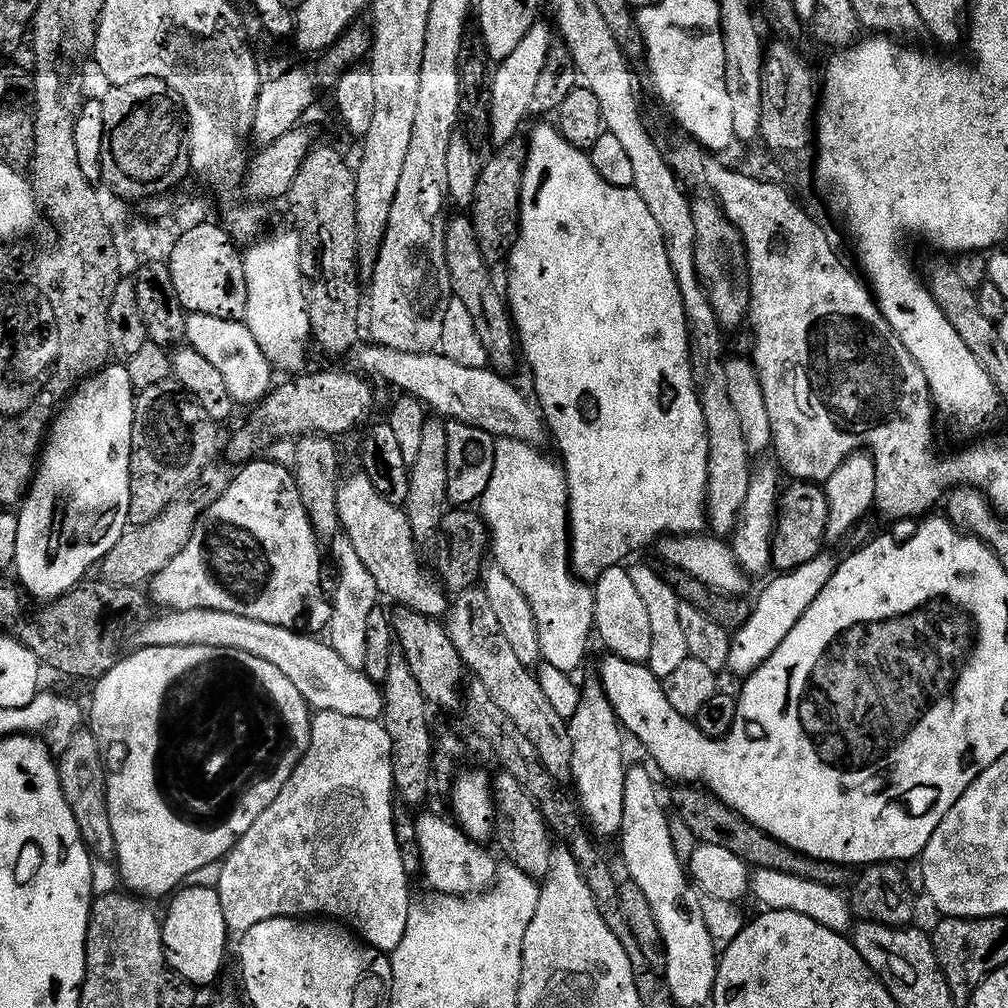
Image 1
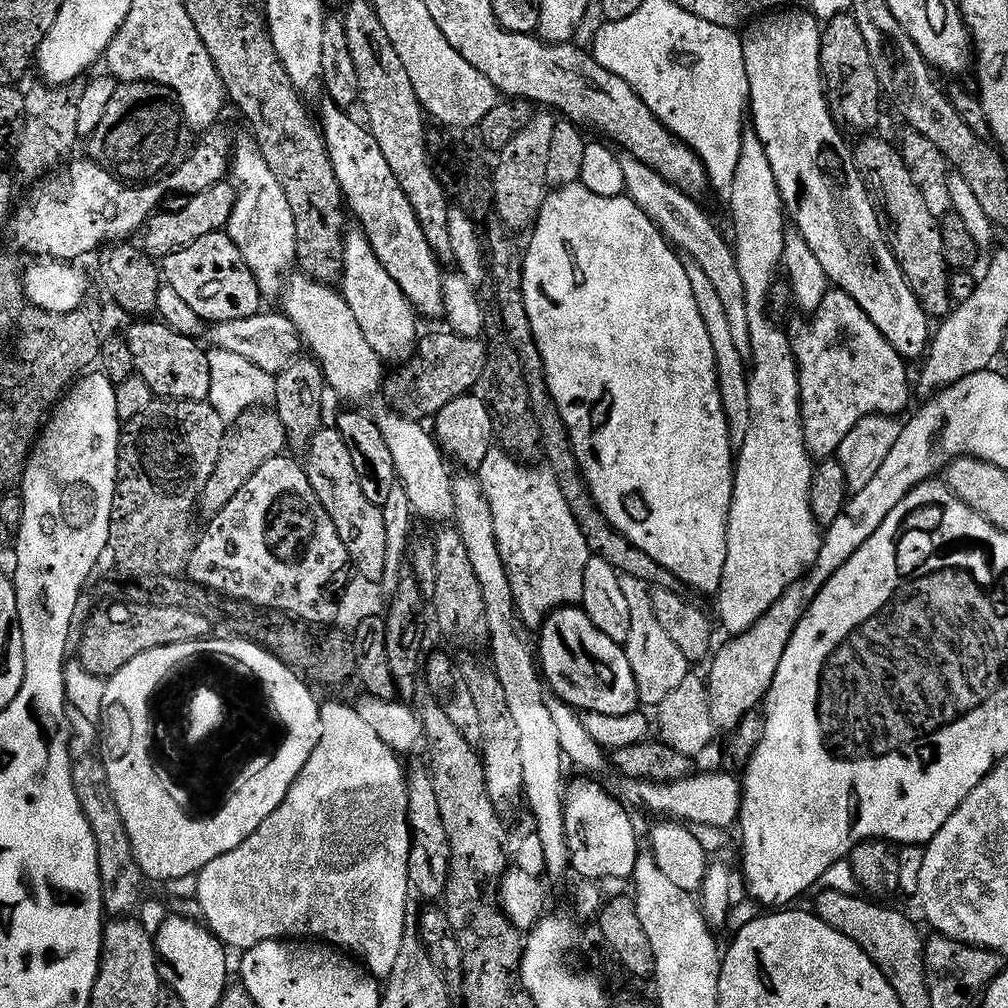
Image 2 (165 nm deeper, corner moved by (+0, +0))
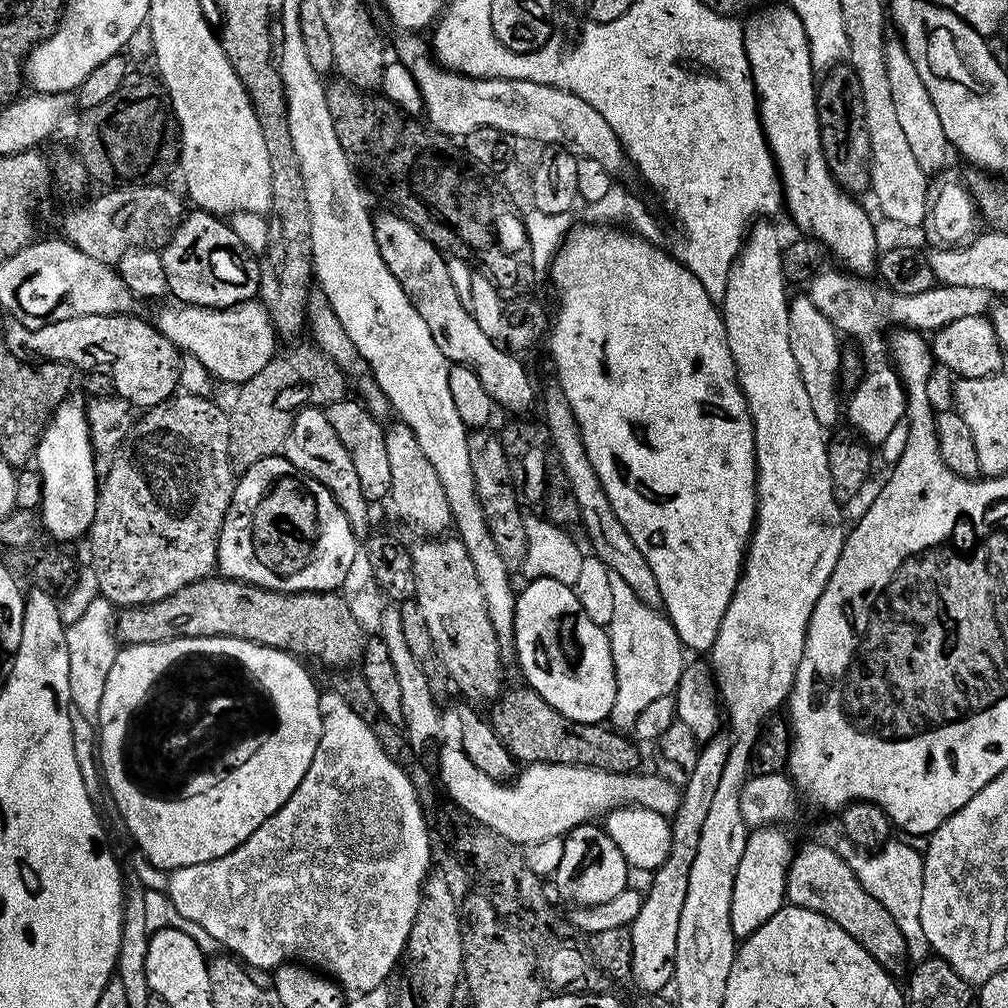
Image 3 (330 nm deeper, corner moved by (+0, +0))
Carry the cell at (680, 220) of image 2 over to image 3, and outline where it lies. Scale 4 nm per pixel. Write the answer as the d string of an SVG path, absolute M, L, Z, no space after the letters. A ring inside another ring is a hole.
M416 34L405 35L400 44L398 60L412 72L414 82L421 92L427 123L436 131L444 136L463 138L474 134L474 130L506 130L508 134L514 134L517 141L533 140L534 143L540 144L539 146L564 148L581 161L598 162L600 168L605 168L610 173L619 174L623 170L624 164L626 165L626 153L622 142L618 134L614 134L614 130L610 128L610 122L606 122L606 118L602 118L602 114L598 114L598 110L594 110L590 102L584 102L573 92L564 92L547 82L539 85L528 81L476 80L474 77L462 76L458 72L449 71L433 59L429 45L424 45L420 38Z

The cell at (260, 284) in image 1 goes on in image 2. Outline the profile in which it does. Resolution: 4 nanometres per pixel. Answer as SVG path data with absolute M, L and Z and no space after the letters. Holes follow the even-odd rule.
M247 139L235 141L234 155L230 161L230 176L239 192L226 231L229 238L234 242L234 246L238 246L242 258L246 258L246 262L260 287L261 297L279 297L286 285L286 273L284 274L284 271L291 264L293 267L297 263L294 210L290 210L290 202L286 202L286 194L282 190L282 186L278 186L278 178L274 178L270 166L266 166L266 158L262 158L260 147L256 145L255 139Z

